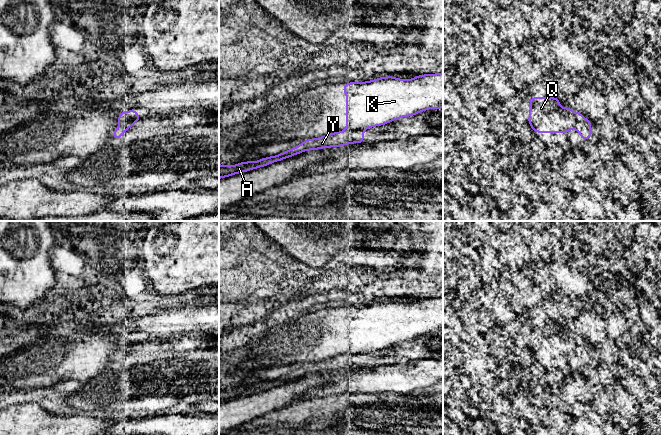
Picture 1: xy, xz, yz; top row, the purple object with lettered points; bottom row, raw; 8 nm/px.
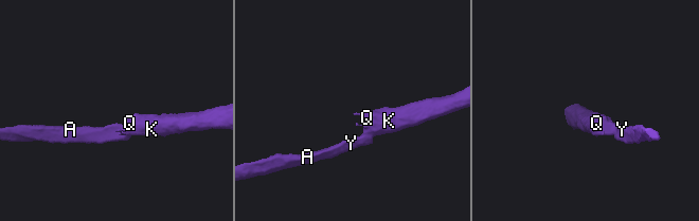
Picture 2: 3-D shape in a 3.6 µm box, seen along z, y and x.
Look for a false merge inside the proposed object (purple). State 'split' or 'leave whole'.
split

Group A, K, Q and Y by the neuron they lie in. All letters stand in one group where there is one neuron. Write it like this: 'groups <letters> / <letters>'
groups A Y / K Q

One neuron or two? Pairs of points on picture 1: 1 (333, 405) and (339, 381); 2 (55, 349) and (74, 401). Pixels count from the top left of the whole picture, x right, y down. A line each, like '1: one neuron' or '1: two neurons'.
1: two neurons
2: two neurons

